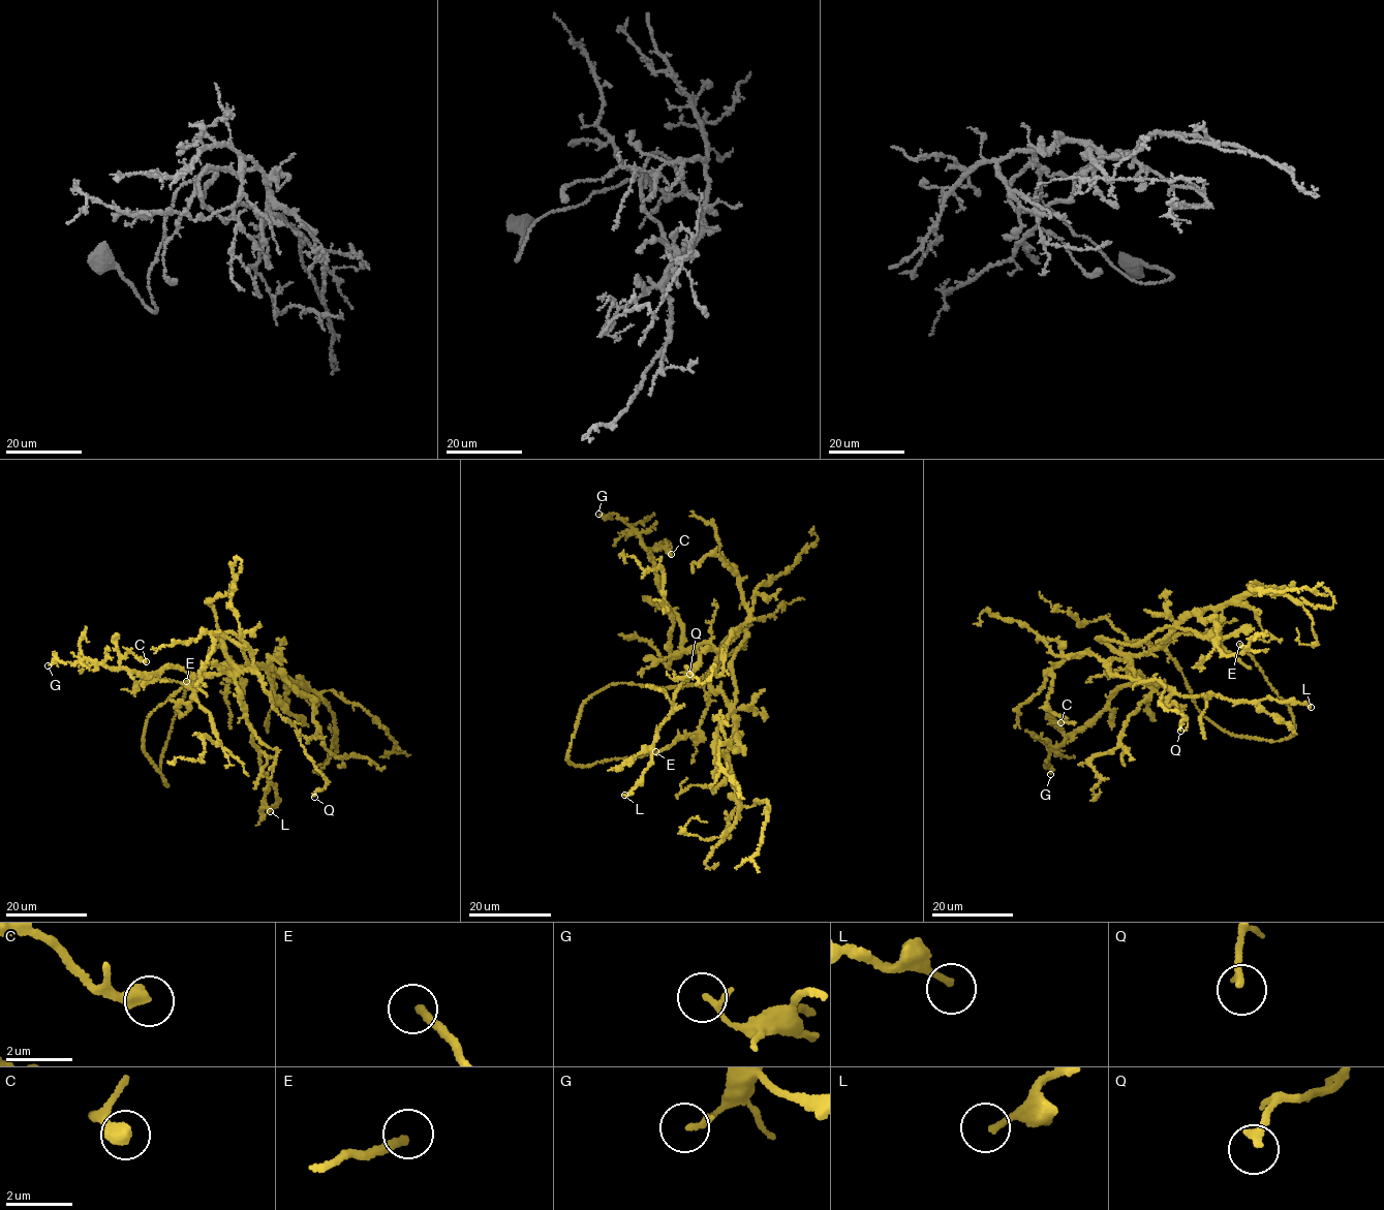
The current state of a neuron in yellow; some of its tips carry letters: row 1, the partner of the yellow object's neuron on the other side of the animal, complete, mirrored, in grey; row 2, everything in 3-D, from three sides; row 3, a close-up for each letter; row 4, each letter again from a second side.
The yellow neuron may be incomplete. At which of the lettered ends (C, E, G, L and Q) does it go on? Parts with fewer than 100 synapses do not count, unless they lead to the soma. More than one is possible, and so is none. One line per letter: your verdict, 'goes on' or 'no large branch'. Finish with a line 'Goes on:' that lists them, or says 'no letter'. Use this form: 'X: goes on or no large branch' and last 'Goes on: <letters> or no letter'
C: no large branch
E: goes on
G: no large branch
L: no large branch
Q: no large branch
Goes on: E

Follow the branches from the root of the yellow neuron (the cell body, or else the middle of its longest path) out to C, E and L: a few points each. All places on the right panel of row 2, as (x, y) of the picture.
C: (1120, 651), (1131, 662), (1129, 671), (1140, 681), (1111, 691), (1101, 712), (1067, 736), (1056, 723), (1060, 722)
E: (1120, 651), (1136, 641), (1159, 646), (1201, 714), (1235, 736), (1282, 740), (1294, 731), (1292, 711), (1239, 644)
L: (1120, 651), (1141, 683), (1156, 680), (1179, 694), (1212, 693), (1239, 702), (1268, 696), (1311, 707)

